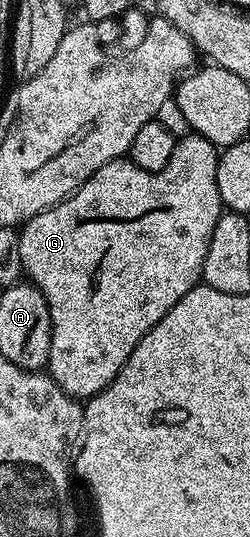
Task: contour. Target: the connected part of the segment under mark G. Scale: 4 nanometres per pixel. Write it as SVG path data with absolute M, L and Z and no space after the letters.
M189 132L188 137L181 136L174 147L174 155L170 155L170 163L162 167L162 171L151 173L138 167L130 159L117 159L106 163L88 181L83 181L65 201L59 201L54 207L44 209L38 215L25 221L20 234L20 254L22 267L27 280L37 285L50 307L52 320L52 342L48 356L47 372L52 380L62 387L70 396L77 399L87 399L100 393L109 383L116 378L118 371L130 359L134 347L145 337L150 330L182 299L182 295L190 292L195 285L201 284L206 263L206 251L210 247L210 235L214 235L214 227L218 223L222 206L218 195L218 156L217 146L211 145L205 137L200 137L194 132Z

